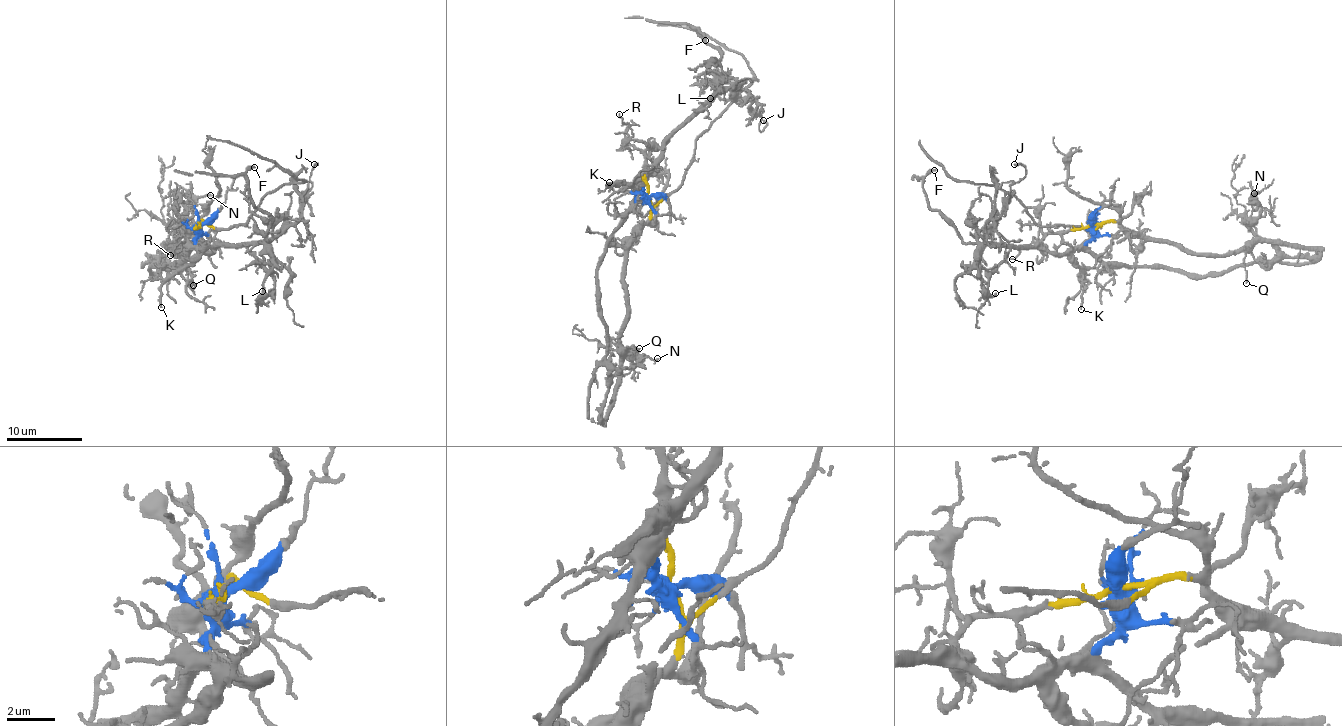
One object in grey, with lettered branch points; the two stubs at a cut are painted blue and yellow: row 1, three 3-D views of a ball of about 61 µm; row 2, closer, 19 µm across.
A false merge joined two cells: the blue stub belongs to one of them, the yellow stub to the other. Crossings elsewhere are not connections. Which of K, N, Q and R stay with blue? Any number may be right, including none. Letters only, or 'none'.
K

